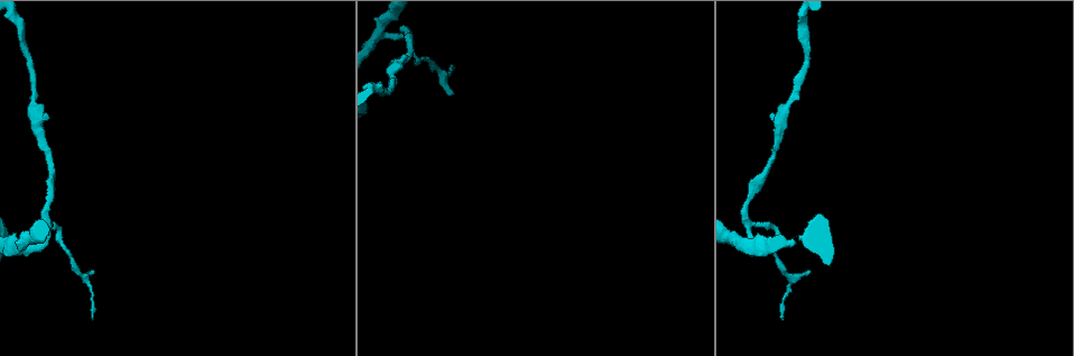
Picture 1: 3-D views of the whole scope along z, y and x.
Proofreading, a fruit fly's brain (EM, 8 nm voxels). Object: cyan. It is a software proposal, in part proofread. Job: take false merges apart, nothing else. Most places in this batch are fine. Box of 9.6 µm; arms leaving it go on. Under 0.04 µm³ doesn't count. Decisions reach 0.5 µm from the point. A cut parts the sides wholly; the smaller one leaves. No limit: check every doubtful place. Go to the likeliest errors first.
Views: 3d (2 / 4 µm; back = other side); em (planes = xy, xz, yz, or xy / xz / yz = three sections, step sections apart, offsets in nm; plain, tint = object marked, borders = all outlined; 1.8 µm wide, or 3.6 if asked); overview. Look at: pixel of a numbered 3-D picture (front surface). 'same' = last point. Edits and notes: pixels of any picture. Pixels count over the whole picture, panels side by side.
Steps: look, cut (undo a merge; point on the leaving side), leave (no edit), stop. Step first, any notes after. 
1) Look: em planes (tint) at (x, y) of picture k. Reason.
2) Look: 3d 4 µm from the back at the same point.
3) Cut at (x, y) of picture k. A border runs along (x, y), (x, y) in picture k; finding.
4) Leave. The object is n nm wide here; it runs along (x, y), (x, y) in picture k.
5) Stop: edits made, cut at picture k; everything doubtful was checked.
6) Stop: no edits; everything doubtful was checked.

Look: em planes (tint) at (749, 248) of picture 1. Three-way junction.

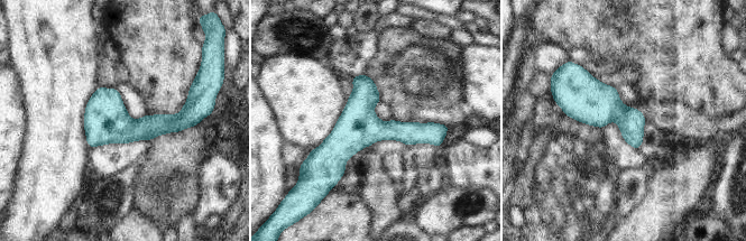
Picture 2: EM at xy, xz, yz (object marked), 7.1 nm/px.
Leave. It runs along (443, 130), (353, 131), (315, 153) in picture 2; one neuron here.

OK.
Look: em planes (tint) at (749, 224) of picture 1. Abrupt turn.

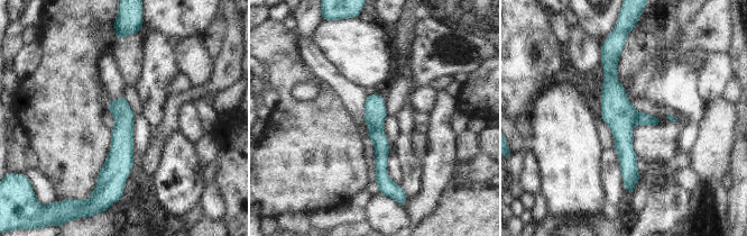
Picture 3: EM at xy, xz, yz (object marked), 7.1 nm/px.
Leave. It runs along (614, 52), (611, 90), (630, 185) in picture 3; all the same neuron.

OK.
Look: em planes (tint) at (775, 228) of picture 1. Abrupt turn.

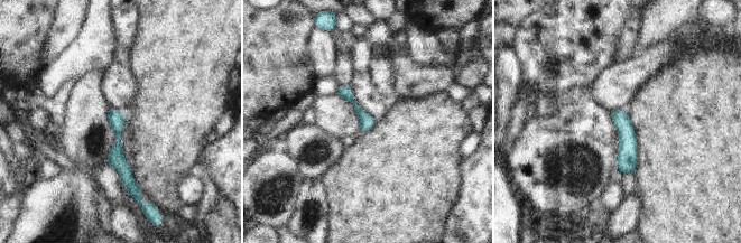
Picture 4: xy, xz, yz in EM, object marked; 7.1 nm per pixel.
Leave. It runs along (111, 111), (118, 162), (129, 186) in picture 4; continuous, no second neuron.

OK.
Stop: no edits; everything doubtful was checked.

